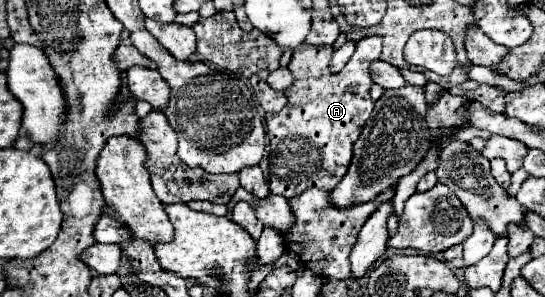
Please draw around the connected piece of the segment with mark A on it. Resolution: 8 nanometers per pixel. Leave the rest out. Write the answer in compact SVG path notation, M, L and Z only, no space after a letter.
M367 36L357 42L357 50L351 56L351 60L345 64L345 68L339 74L329 72L333 48L331 46L311 46L305 44L301 50L297 50L291 58L289 70L293 74L293 84L285 90L287 104L279 112L267 114L267 136L269 136L269 164L271 164L271 178L269 178L269 190L273 194L281 194L285 198L299 196L307 188L325 188L333 190L341 178L345 176L349 168L349 160L353 158L353 144L361 136L361 128L371 116L373 100L369 96L369 90L373 86L369 64L379 58L381 54L381 38L379 36Z

